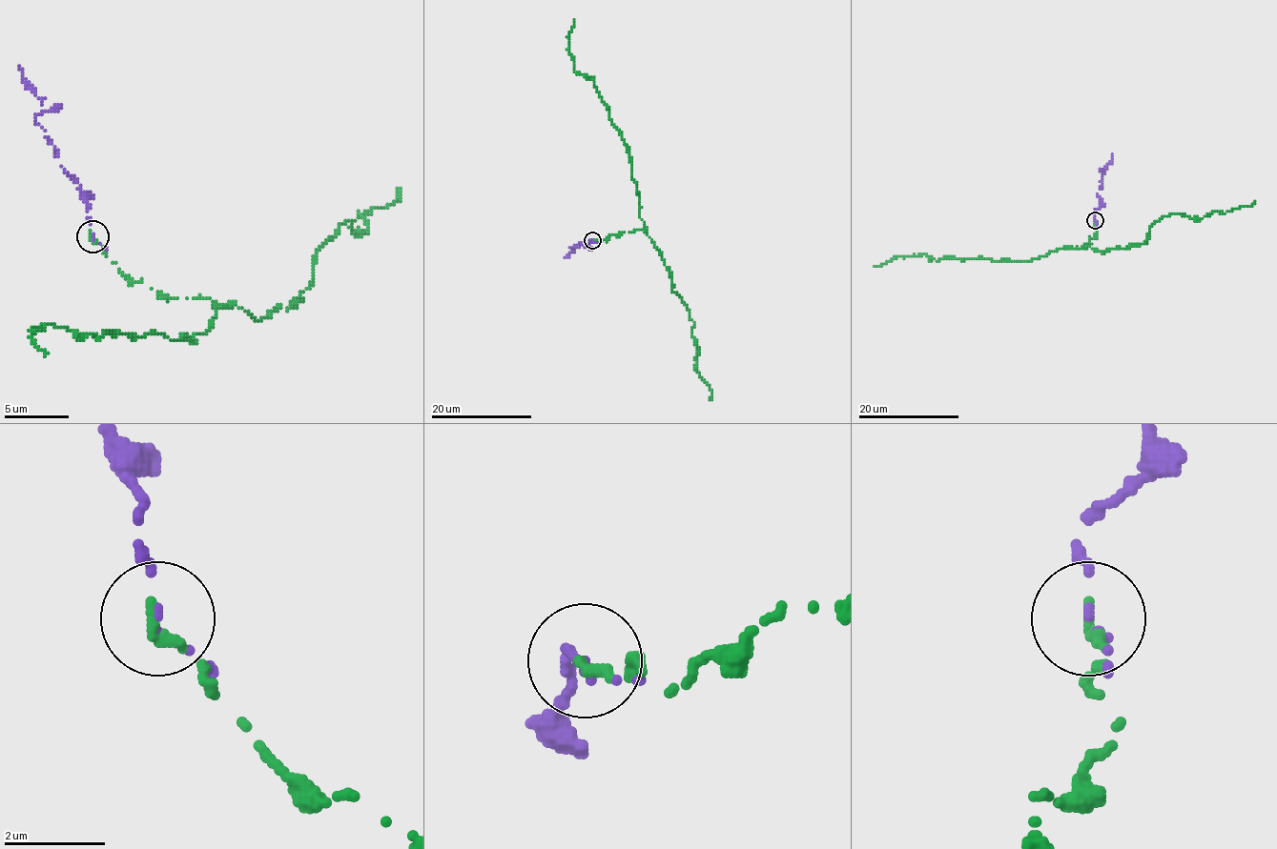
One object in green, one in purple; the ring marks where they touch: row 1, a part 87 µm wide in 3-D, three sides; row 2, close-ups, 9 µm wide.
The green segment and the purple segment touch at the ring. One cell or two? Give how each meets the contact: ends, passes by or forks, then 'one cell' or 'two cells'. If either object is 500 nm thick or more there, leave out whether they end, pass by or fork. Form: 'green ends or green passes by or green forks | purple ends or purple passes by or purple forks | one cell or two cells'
green ends | purple ends | one cell

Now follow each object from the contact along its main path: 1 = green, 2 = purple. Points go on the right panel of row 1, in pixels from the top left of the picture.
1: (1095, 220), (1098, 232), (1083, 247), (1065, 247), (1027, 262), (937, 260), (923, 254), (895, 256), (875, 267)
2: (1095, 220), (1094, 211), (1100, 203), (1098, 192), (1102, 175), (1112, 160), (1111, 154)

